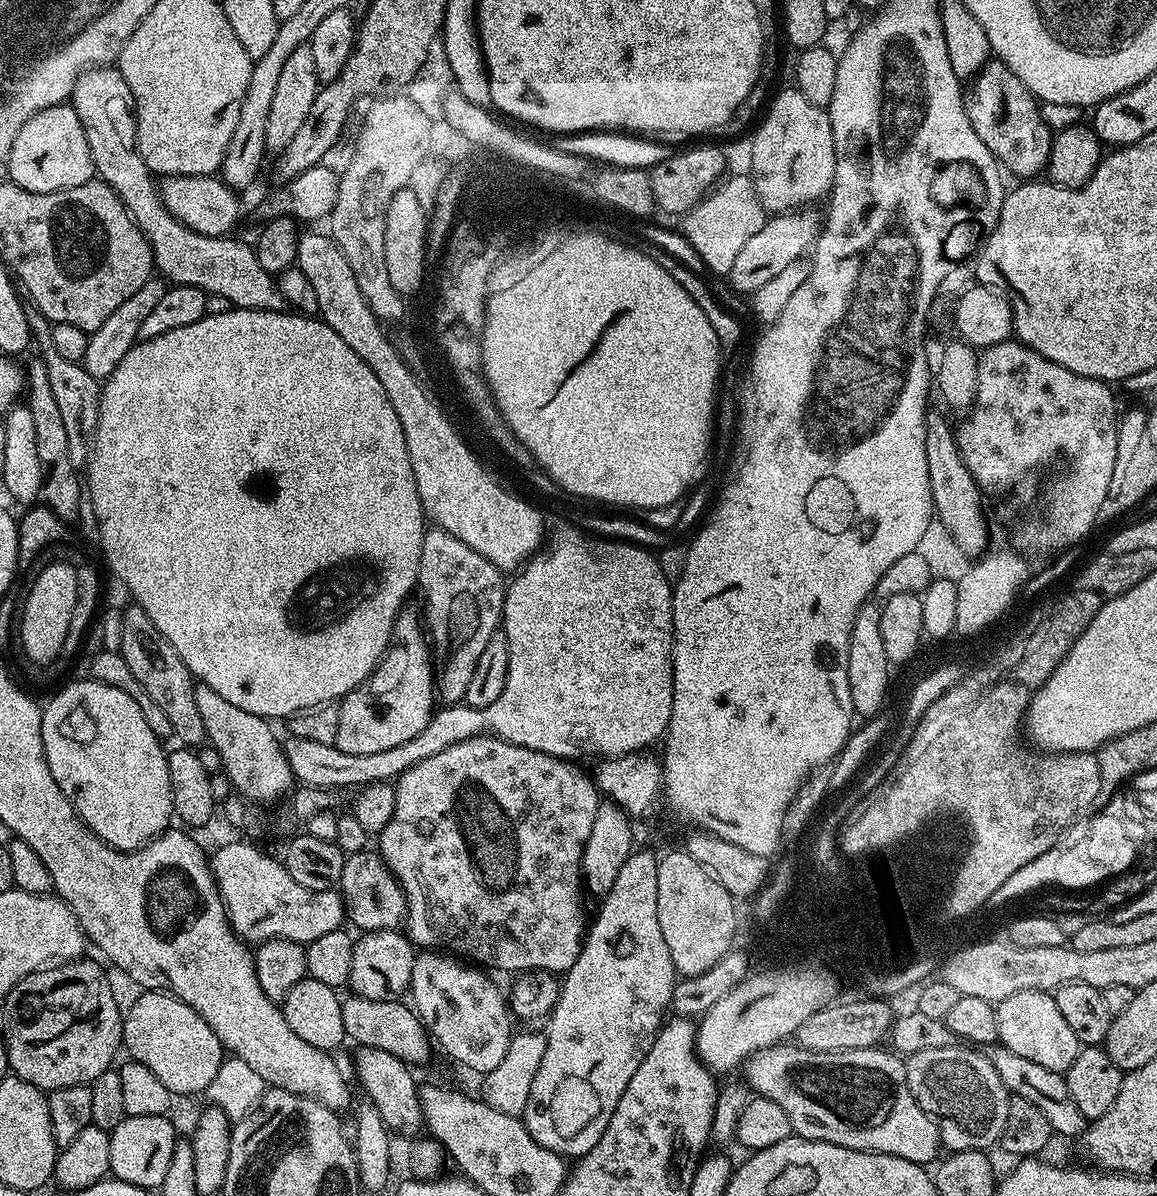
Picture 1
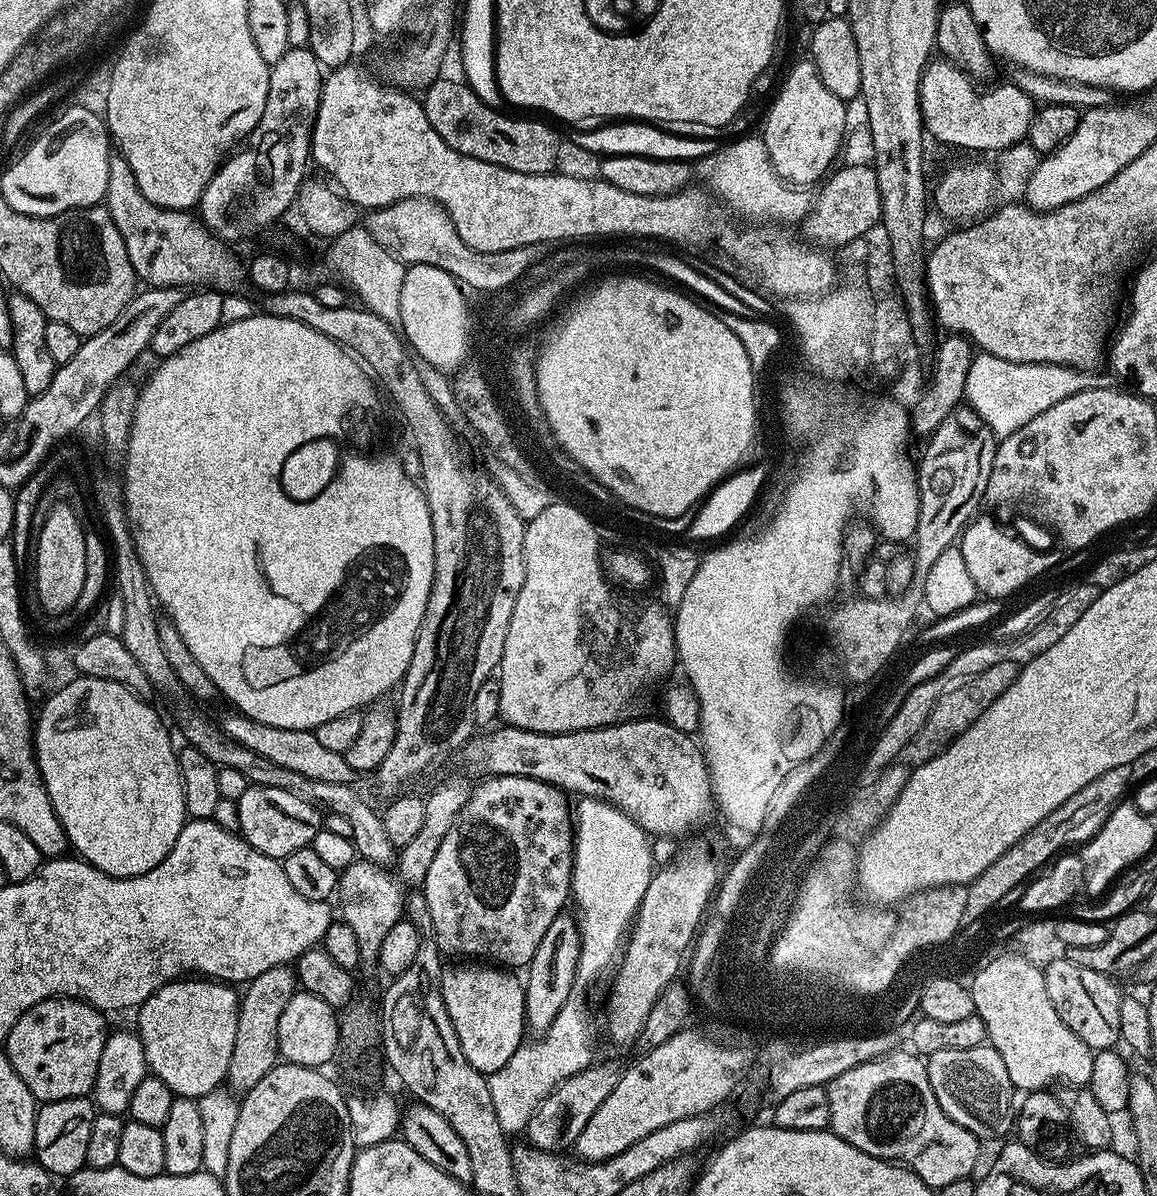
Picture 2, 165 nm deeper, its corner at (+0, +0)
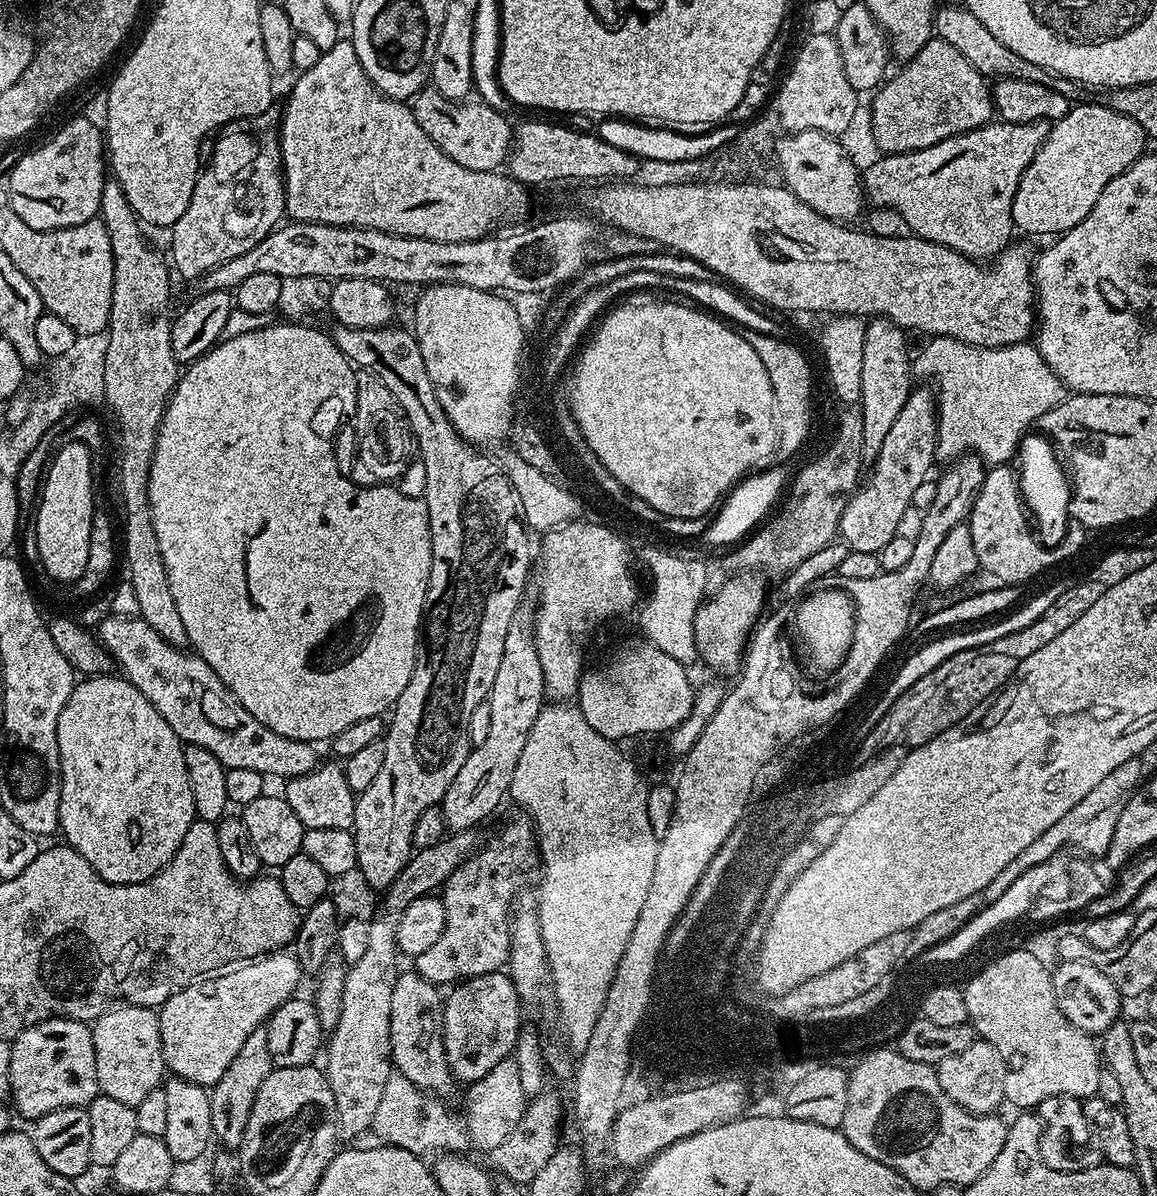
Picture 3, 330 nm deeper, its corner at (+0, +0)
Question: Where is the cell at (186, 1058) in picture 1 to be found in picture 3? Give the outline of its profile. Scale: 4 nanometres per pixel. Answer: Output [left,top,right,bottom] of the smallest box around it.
[158,950,302,1084]

